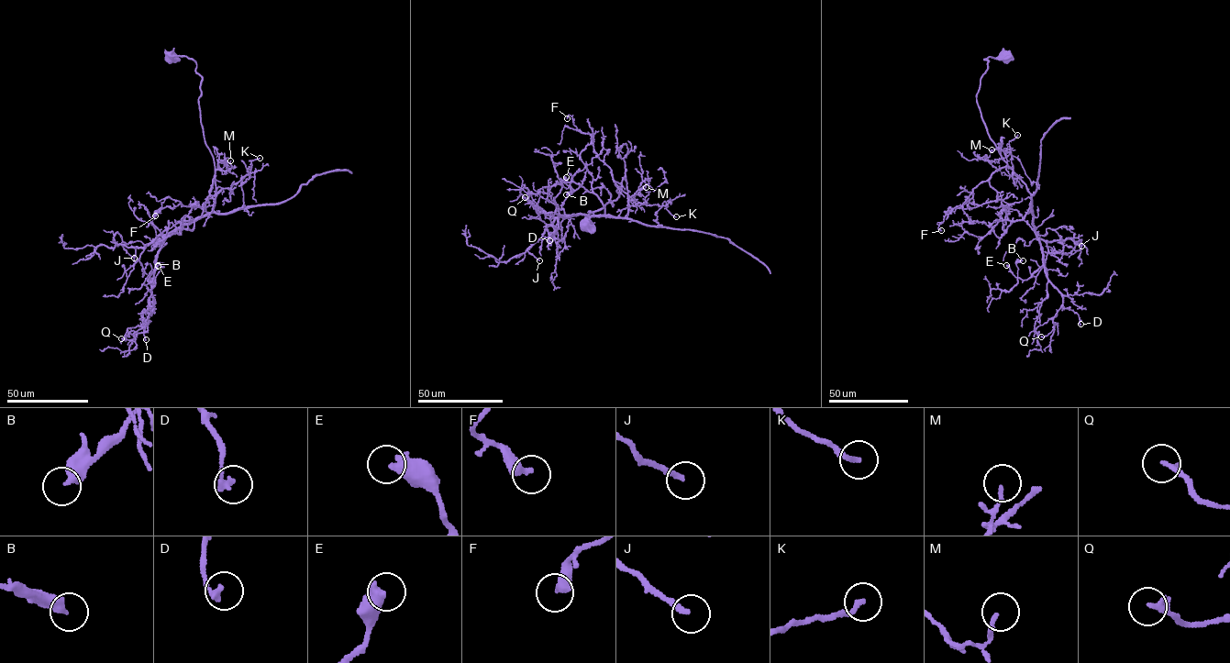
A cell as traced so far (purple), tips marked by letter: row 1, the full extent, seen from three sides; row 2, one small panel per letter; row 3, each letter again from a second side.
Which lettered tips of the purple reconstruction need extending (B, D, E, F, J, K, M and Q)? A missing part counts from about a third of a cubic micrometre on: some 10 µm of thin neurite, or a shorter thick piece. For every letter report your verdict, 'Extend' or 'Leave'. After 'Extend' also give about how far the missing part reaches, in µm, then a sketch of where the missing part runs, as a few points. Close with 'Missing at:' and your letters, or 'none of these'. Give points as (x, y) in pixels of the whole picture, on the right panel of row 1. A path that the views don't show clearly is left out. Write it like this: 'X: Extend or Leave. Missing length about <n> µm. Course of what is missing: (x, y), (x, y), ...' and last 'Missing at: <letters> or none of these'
B: Leave
D: Leave
E: Leave
F: Leave
J: Leave
K: Leave
M: Leave
Q: Leave
Missing at: none of these

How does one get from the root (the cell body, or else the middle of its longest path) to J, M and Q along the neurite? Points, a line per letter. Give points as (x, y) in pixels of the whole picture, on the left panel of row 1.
J: (171, 57), (193, 59), (202, 78), (201, 123), (214, 160), (215, 204), (145, 247), (122, 245), (134, 258)
M: (171, 57), (184, 56), (196, 63), (205, 144), (216, 170), (218, 162), (230, 160)
Q: (171, 57), (193, 59), (202, 78), (201, 123), (214, 160), (215, 204), (165, 239), (148, 330), (121, 338)

